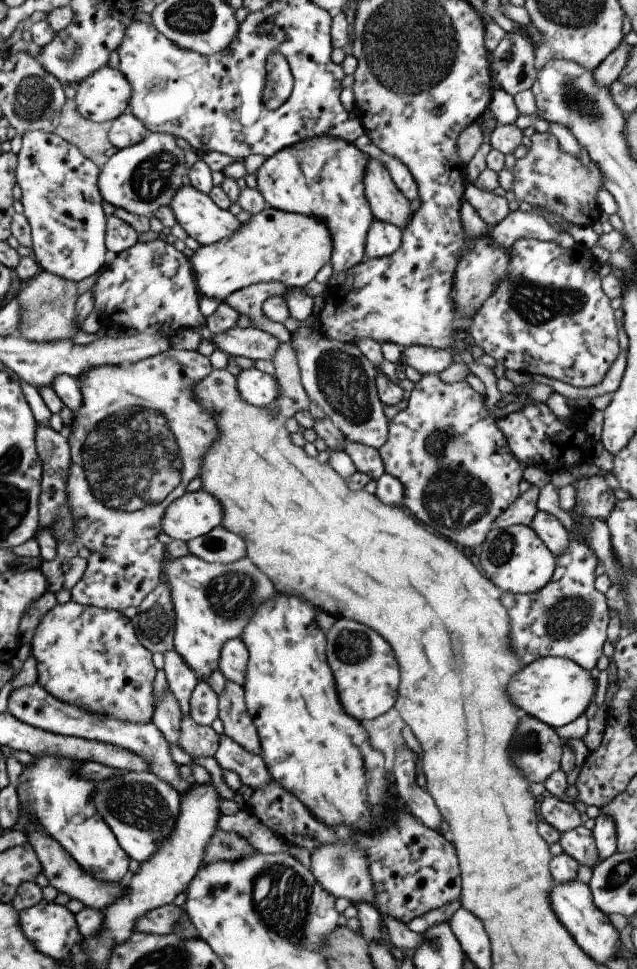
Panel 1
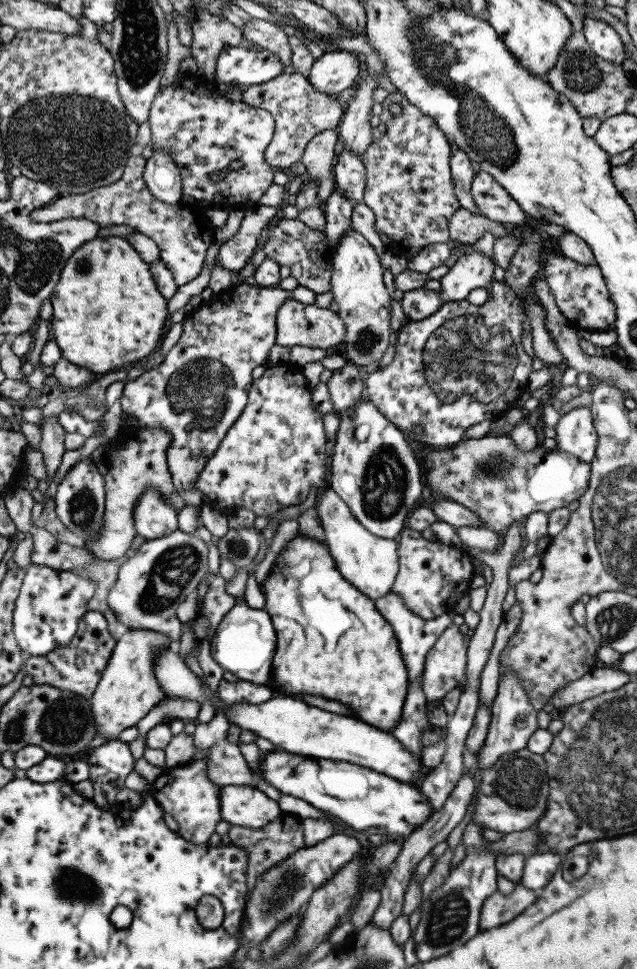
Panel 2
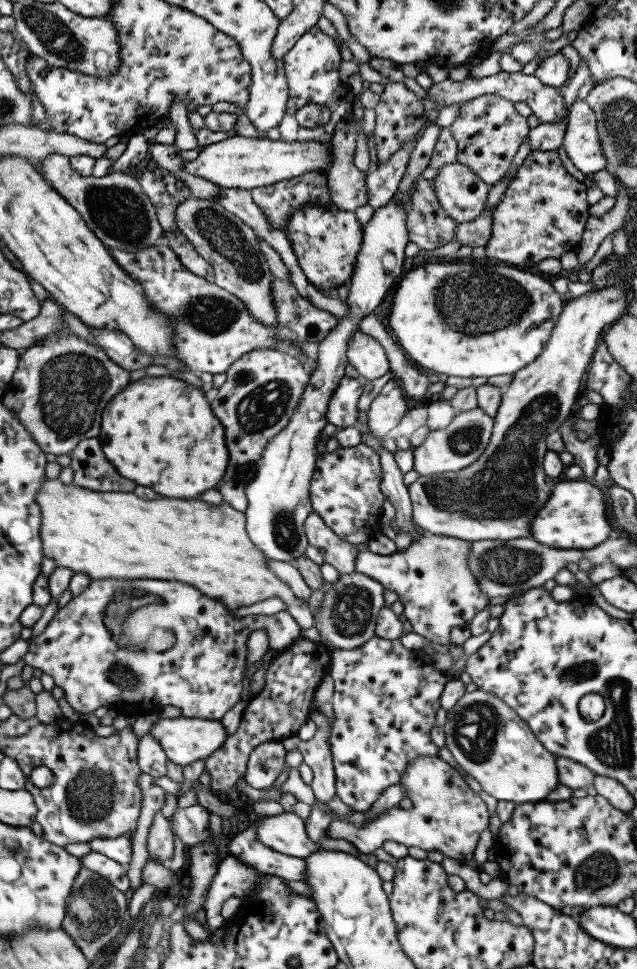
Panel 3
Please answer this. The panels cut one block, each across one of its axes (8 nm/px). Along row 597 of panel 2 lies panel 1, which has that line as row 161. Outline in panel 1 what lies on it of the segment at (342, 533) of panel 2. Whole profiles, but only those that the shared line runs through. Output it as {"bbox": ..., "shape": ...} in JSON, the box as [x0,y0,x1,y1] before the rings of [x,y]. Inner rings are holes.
{"bbox":[363,157,414,230],"shape":[[[369,157],[363,170],[363,194],[373,221],[384,222],[403,230],[414,213],[407,200],[389,178],[385,166]]]}

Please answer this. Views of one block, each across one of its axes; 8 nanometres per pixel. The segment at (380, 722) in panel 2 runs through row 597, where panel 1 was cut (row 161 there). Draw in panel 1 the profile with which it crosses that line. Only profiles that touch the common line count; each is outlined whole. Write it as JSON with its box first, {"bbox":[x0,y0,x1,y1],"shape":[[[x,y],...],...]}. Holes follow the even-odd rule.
{"bbox":[256,137,373,272],"shape":[[[313,137],[287,146],[266,158],[256,171],[256,189],[267,206],[281,212],[303,214],[317,218],[327,226],[331,234],[330,262],[332,272],[347,272],[362,261],[368,228],[373,221],[369,204],[363,194],[363,170],[369,156],[353,143],[341,138]]]}

